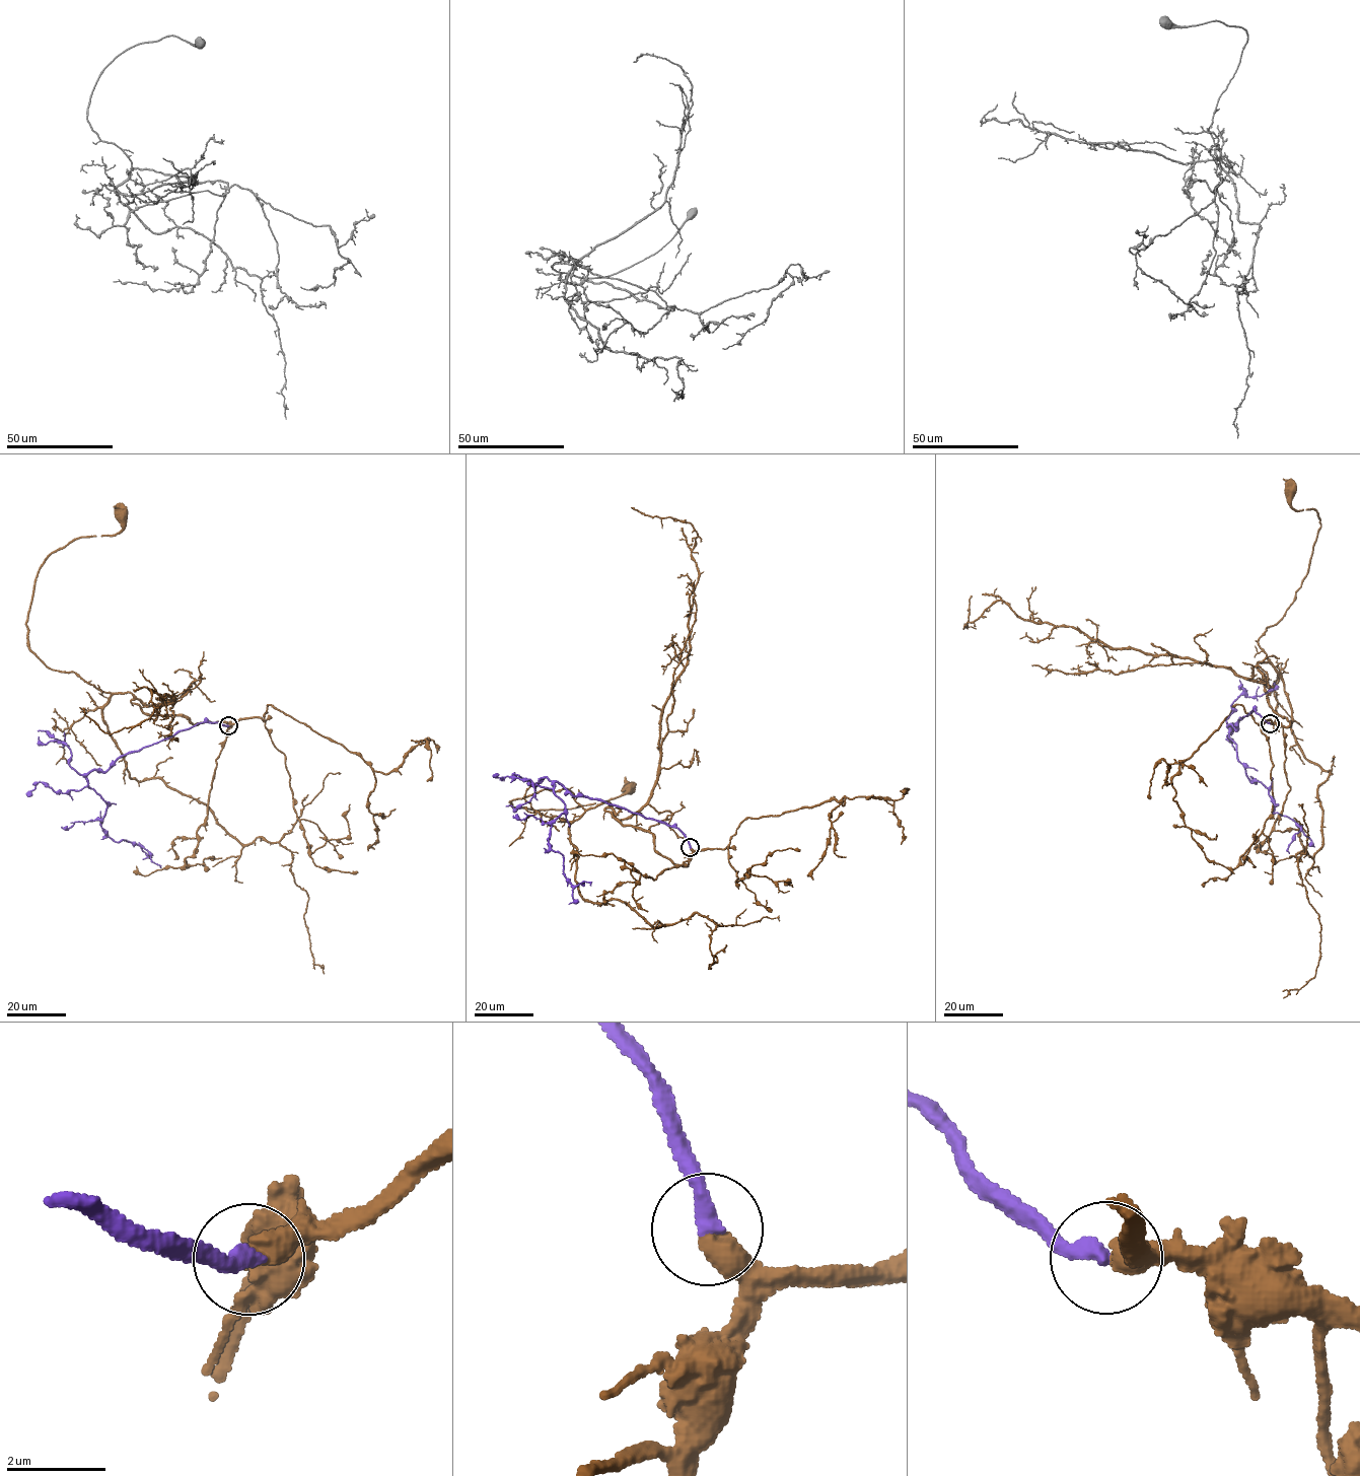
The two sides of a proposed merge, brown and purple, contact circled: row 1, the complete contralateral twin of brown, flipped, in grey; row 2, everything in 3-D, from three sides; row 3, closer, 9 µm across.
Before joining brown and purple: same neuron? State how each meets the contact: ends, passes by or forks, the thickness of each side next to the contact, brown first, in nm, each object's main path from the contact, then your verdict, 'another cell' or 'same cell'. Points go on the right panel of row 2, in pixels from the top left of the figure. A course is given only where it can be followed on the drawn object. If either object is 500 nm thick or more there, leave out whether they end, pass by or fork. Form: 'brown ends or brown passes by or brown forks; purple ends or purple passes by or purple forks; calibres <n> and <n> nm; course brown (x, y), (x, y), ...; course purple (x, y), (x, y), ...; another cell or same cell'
calibres 500 and 360 nm; course brown (1270, 723), (1291, 721), (1268, 704), (1258, 642), (1293, 602), (1320, 525), (1290, 490); course purple (1270, 723), (1255, 709), (1236, 730), (1227, 725), (1247, 778), (1268, 788), (1273, 813), (1300, 829), (1289, 853); same cell

